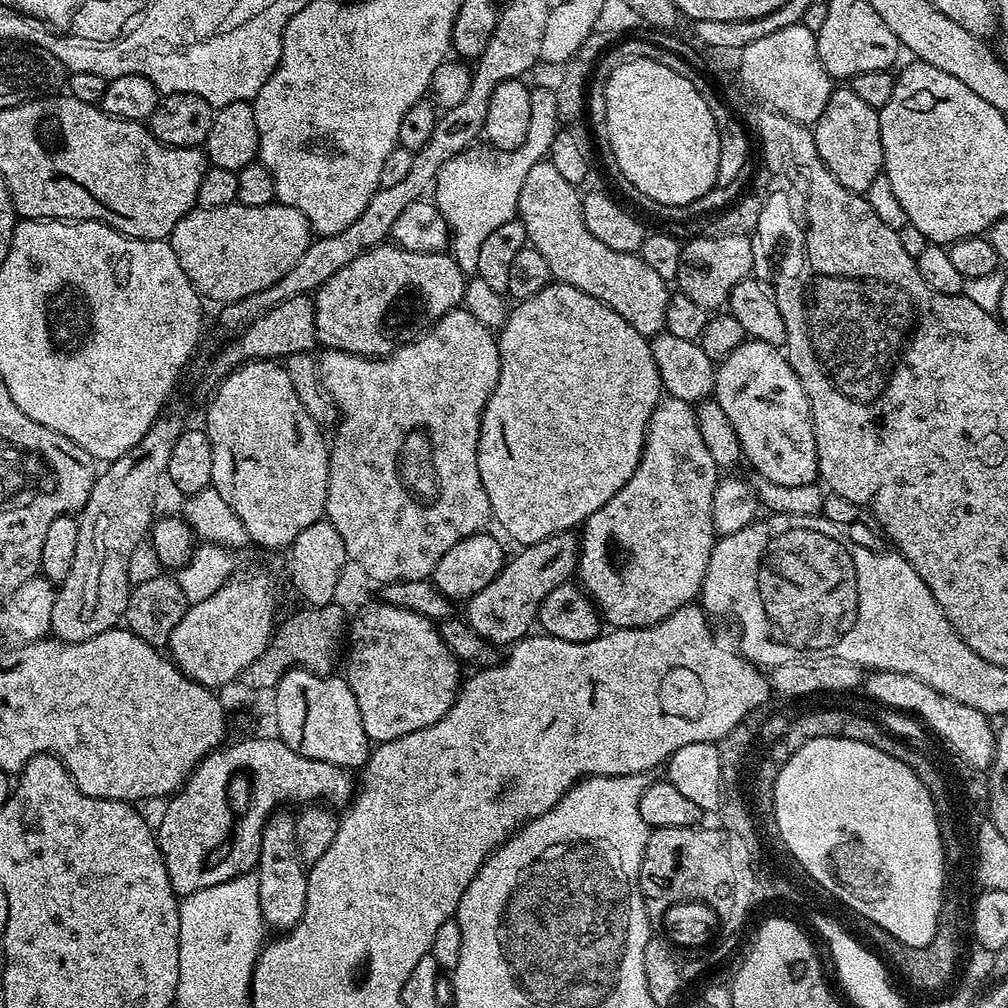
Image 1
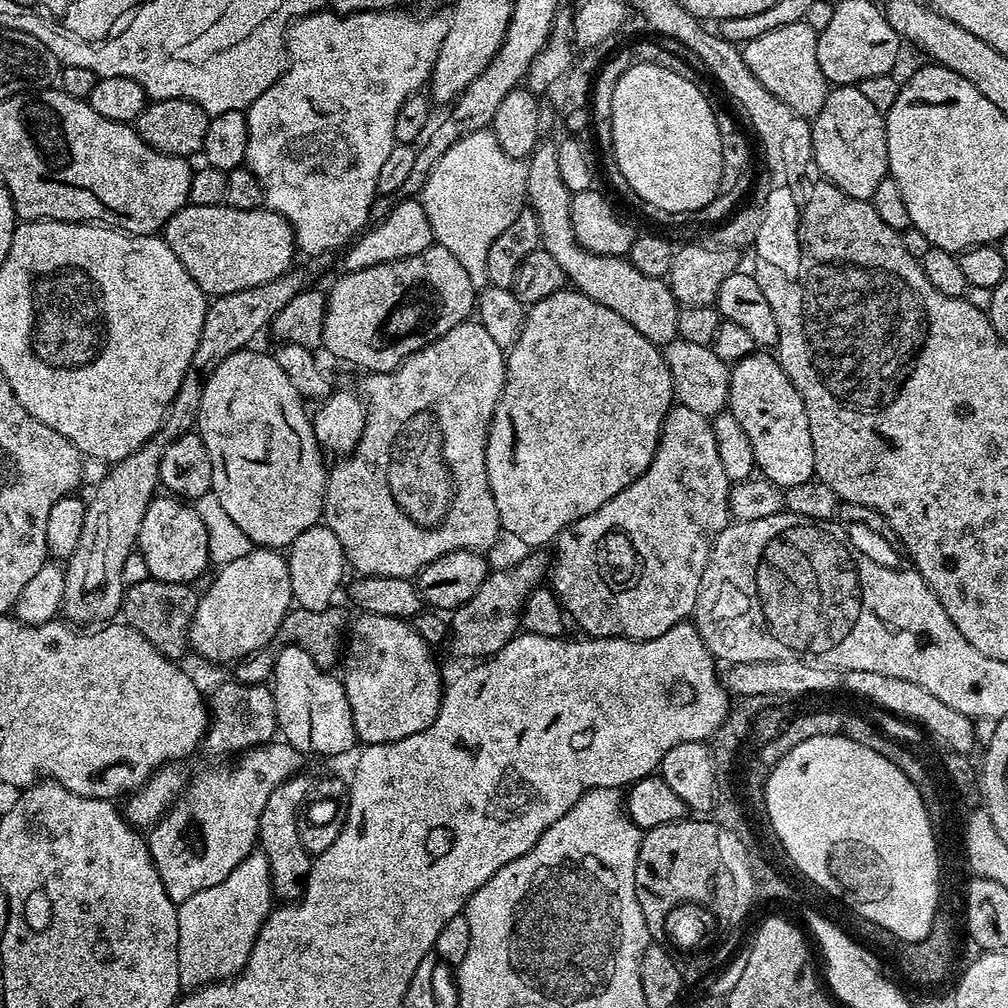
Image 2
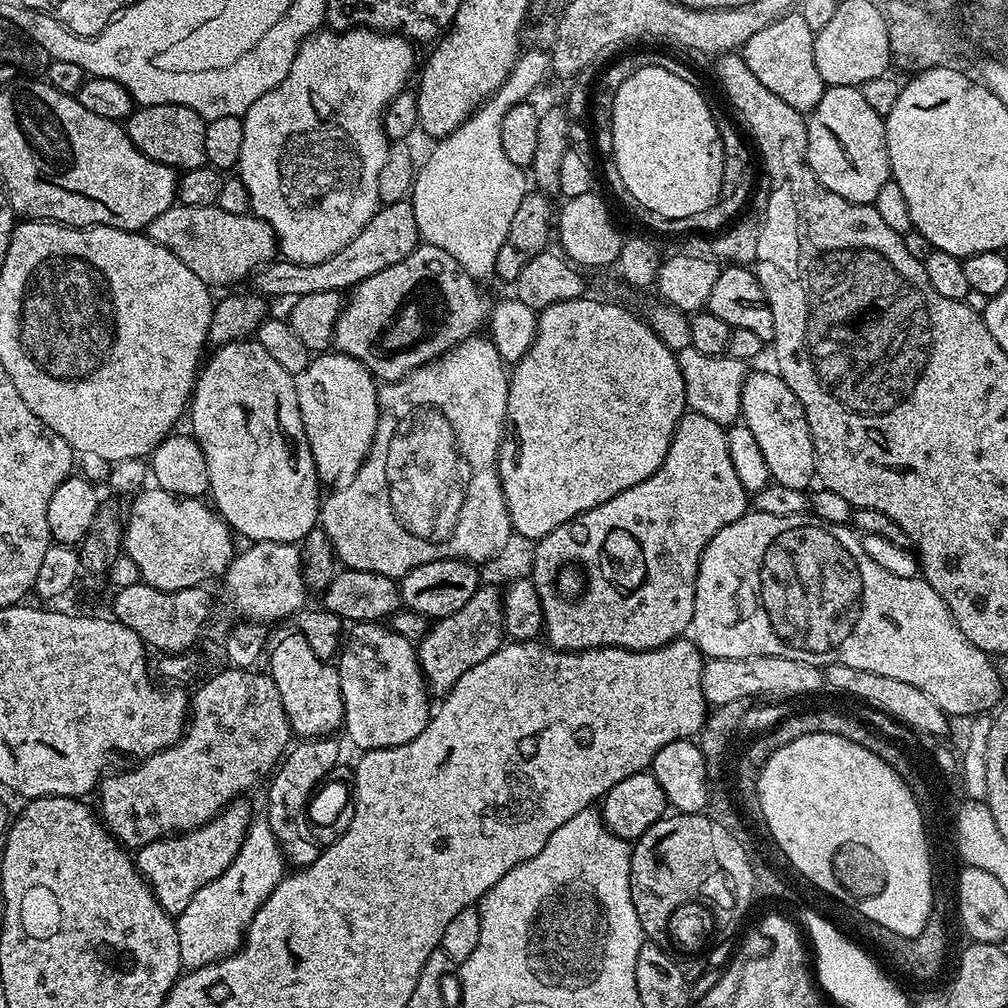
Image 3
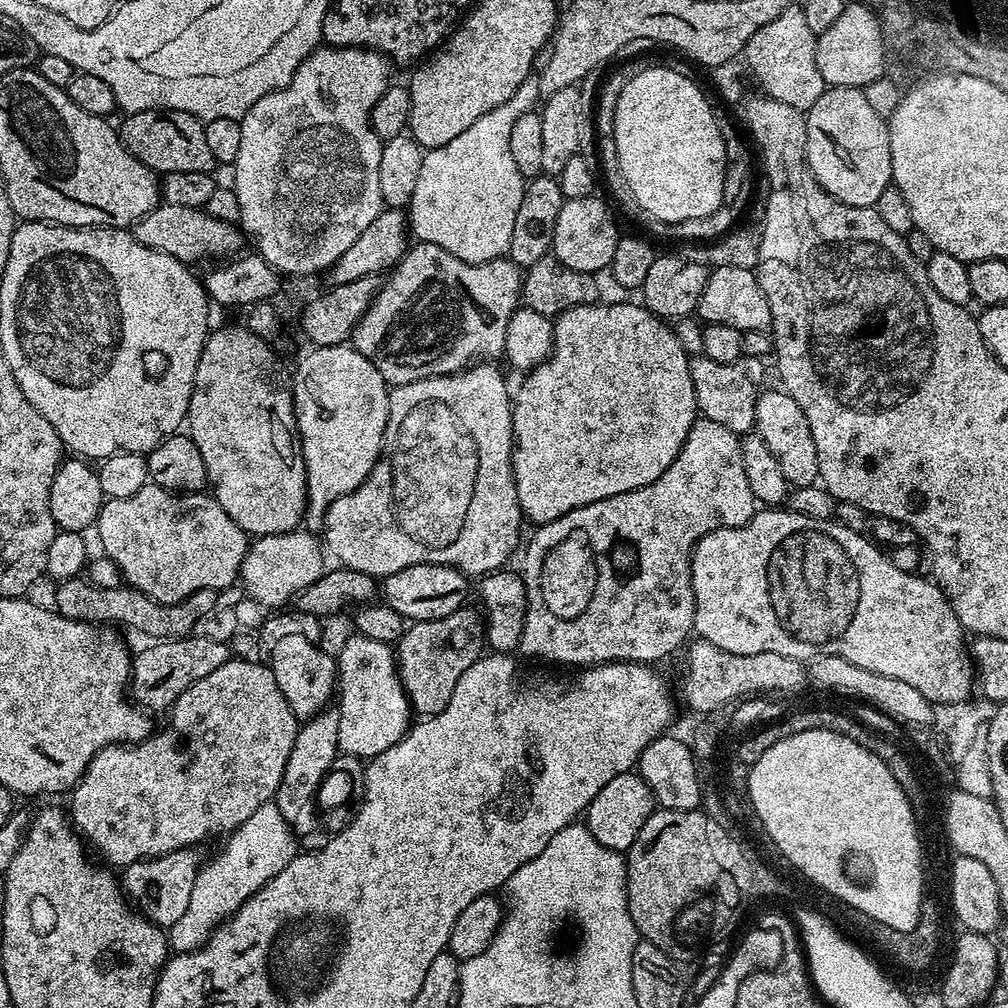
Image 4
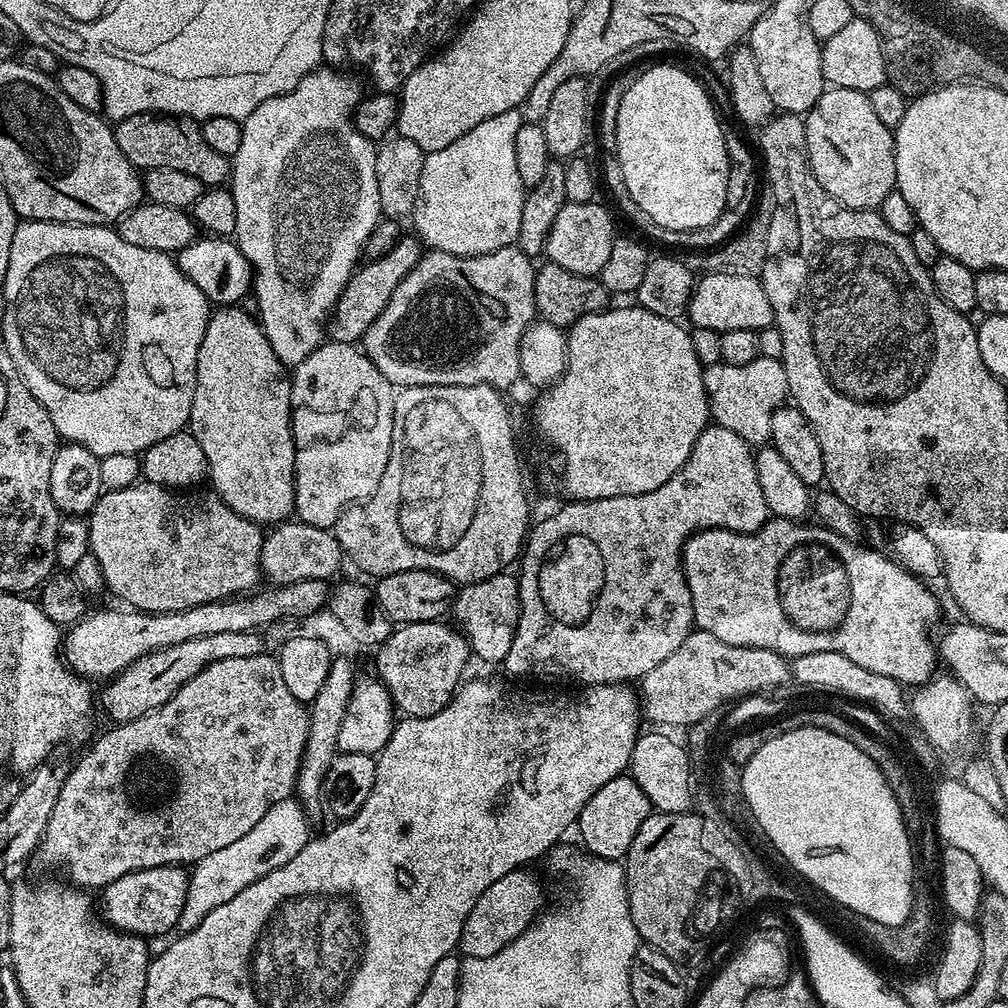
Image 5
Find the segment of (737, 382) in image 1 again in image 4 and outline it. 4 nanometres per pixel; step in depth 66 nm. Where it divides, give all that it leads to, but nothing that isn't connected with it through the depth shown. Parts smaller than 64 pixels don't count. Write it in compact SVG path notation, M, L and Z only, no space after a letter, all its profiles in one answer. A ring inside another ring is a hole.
M761 391L756 403L755 431L762 438L762 442L770 446L774 458L778 458L778 466L782 466L782 474L786 474L792 488L805 488L819 481L818 454L814 438L810 434L810 426L806 422L806 414L802 414L802 406L798 406L798 402L794 402L788 392Z

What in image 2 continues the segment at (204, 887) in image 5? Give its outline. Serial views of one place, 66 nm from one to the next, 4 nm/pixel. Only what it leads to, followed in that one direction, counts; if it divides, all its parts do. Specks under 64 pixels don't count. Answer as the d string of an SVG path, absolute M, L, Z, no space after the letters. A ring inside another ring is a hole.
M254 850L218 886L198 890L178 905L178 970L185 989L223 982L246 966L264 919L274 907L272 875L263 851Z

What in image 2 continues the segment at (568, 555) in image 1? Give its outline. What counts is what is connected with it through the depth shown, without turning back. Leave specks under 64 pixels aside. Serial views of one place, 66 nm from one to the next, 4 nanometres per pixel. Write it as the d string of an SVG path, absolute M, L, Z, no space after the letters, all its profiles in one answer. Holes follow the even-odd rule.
M532 550L509 568L489 571L487 578L474 590L474 598L455 609L450 616L450 645L460 656L487 658L517 635L522 624L522 609L526 598L545 583L550 572L550 556L544 550Z

